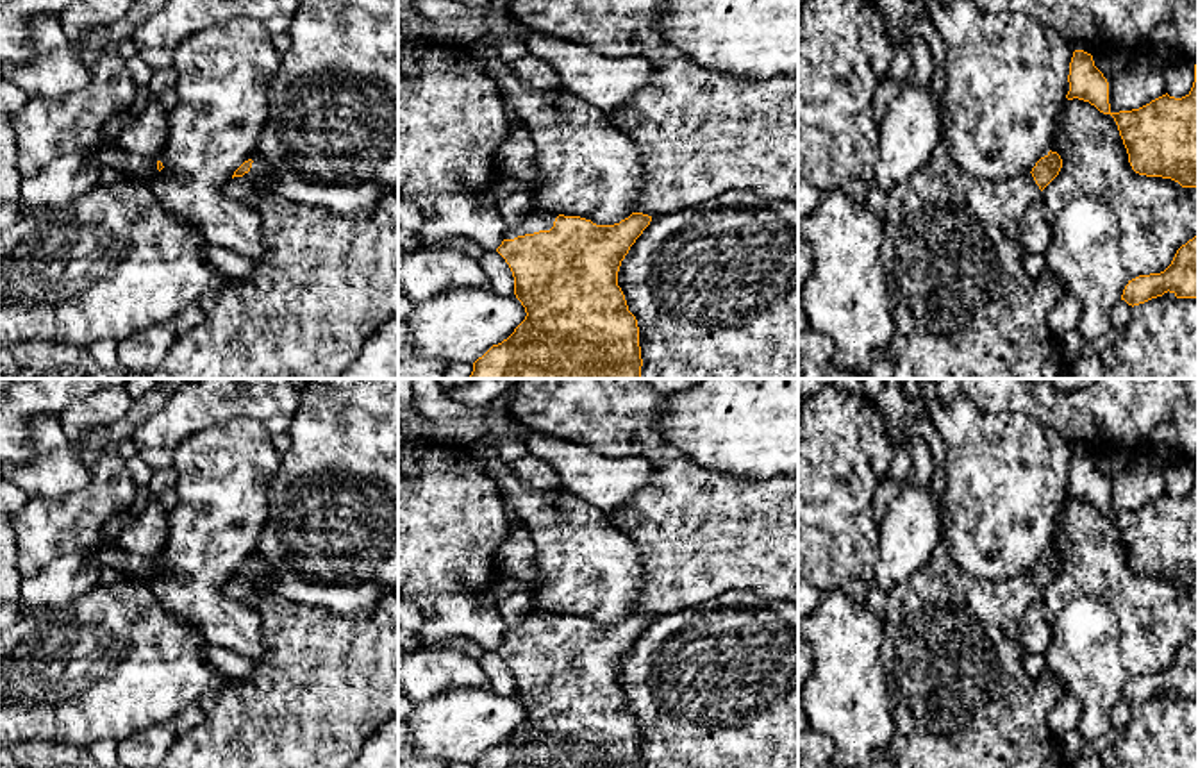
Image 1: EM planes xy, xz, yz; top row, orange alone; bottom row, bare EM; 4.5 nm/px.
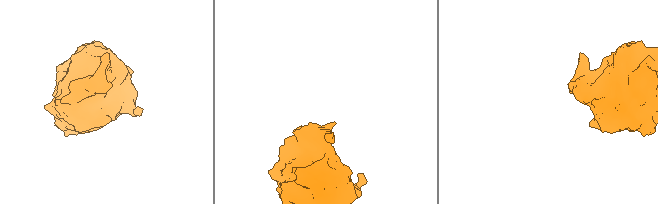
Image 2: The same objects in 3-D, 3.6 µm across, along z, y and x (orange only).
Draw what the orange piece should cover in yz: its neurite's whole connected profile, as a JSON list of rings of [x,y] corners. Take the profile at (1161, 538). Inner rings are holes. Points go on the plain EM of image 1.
[[[1084,450],[1073,452],[1068,482],[1068,500],[1089,502],[1114,518],[1136,573],[1198,588],[1198,459],[1193,488],[1186,497],[1166,493],[1132,511],[1111,511],[1109,482]]]

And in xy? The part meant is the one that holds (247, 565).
[[[248,559],[225,588],[261,618],[266,654],[254,661],[255,675],[248,680],[227,677],[216,695],[202,702],[205,722],[182,730],[155,768],[348,768],[370,738],[398,714],[398,589],[382,595],[368,618],[348,618],[262,591],[266,573],[264,561]]]

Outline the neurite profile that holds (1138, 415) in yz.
[[[959,379],[961,393],[982,413],[1016,413],[1027,414],[1052,427],[1069,447],[1094,455],[1105,450],[1128,450],[1134,457],[1153,452],[1166,445],[1184,455],[1187,461],[1198,459],[1198,407],[1187,400],[1180,379],[1096,379],[1091,386],[1077,393],[1059,393],[1048,379]]]

